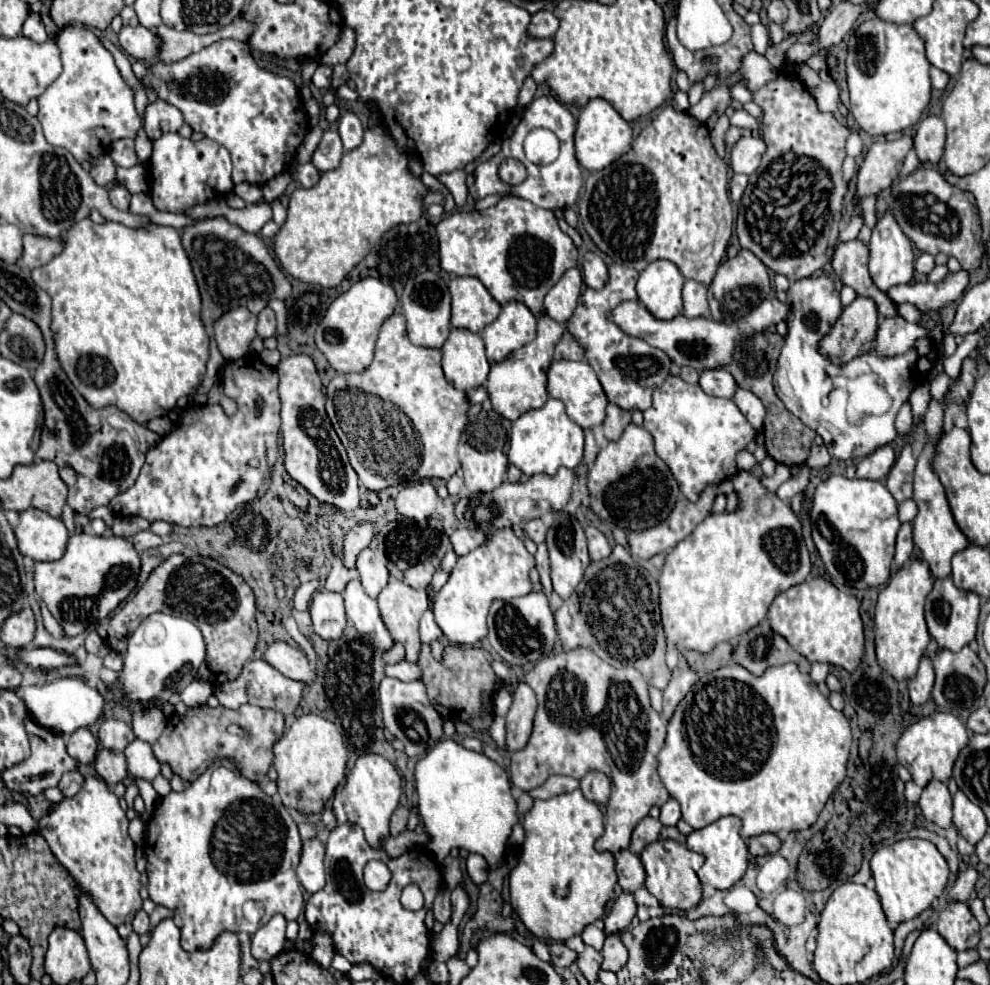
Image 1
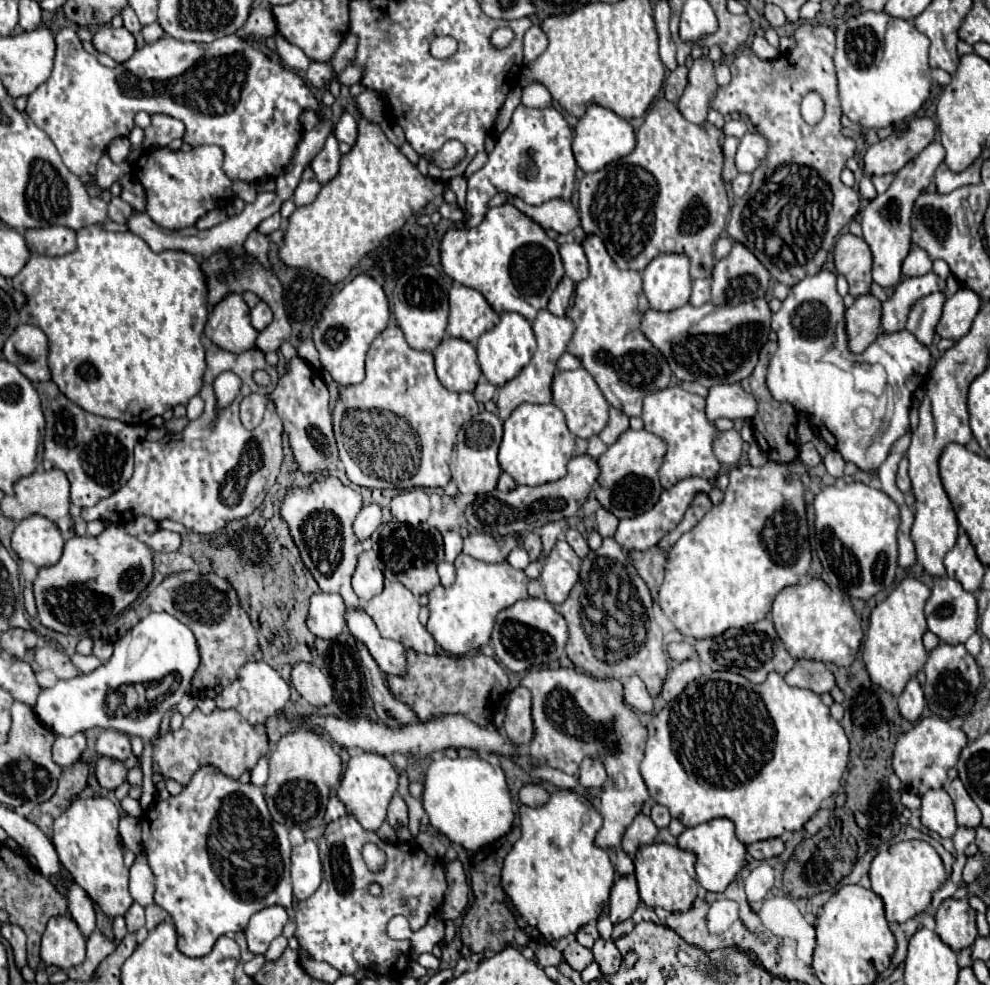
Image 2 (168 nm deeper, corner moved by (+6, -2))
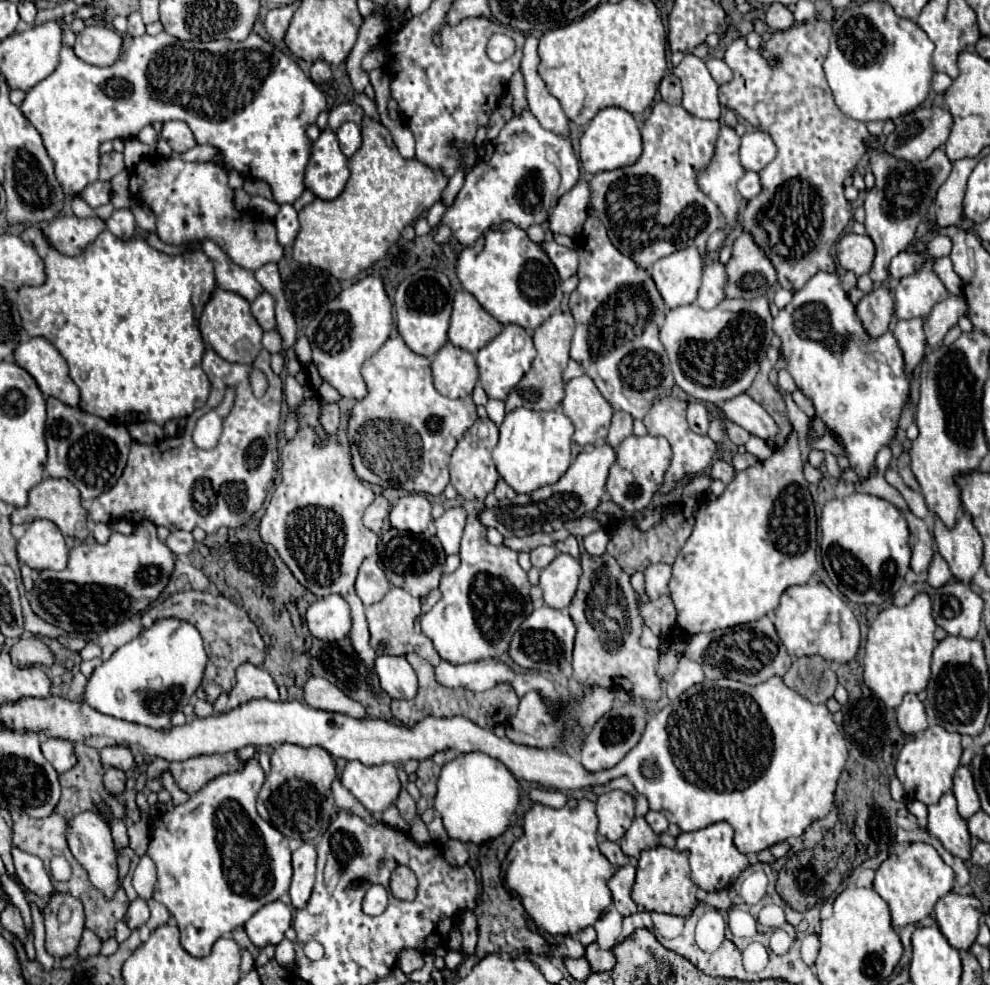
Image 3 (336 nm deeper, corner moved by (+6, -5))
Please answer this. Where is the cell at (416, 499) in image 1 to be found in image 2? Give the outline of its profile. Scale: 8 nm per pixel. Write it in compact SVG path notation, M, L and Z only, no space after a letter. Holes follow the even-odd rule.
M409 489L391 501L391 513L397 521L419 525L429 519L429 495L425 489Z

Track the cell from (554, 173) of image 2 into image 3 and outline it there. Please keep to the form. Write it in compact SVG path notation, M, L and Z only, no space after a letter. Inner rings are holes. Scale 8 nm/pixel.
M523 110L503 126L493 142L487 144L487 156L479 158L465 176L465 184L455 202L447 208L443 224L451 228L453 236L463 246L473 244L489 226L505 220L523 230L531 224L545 224L555 198L573 188L579 175L580 162L573 154L571 140L545 130L529 110Z

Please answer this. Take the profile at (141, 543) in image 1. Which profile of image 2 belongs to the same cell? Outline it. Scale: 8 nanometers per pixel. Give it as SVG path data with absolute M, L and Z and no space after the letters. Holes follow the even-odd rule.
M155 531L151 535L145 537L145 543L153 549L153 551L165 551L165 553L173 553L179 551L181 547L181 535L175 531Z

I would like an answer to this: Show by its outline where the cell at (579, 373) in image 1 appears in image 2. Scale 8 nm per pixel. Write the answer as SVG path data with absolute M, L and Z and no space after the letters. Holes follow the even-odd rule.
M581 367L575 371L559 371L553 379L553 403L565 413L567 427L573 435L581 439L589 439L599 435L609 419L609 403L605 401L603 393L599 391L595 379Z

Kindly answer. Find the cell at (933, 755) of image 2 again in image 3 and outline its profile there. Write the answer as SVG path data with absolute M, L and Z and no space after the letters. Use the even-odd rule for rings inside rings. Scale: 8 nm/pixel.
M931 726L919 736L905 742L905 746L897 756L895 772L911 800L919 800L923 804L935 804L947 790L951 790L959 758L961 758L961 736L947 732L941 726Z

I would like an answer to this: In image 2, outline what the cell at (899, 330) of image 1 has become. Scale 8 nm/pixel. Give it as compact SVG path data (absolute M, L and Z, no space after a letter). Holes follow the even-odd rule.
M927 273L923 277L903 279L895 287L895 293L883 303L883 317L881 317L883 331L905 329L907 313L915 305L915 301L937 291L945 291L945 281L933 273Z

